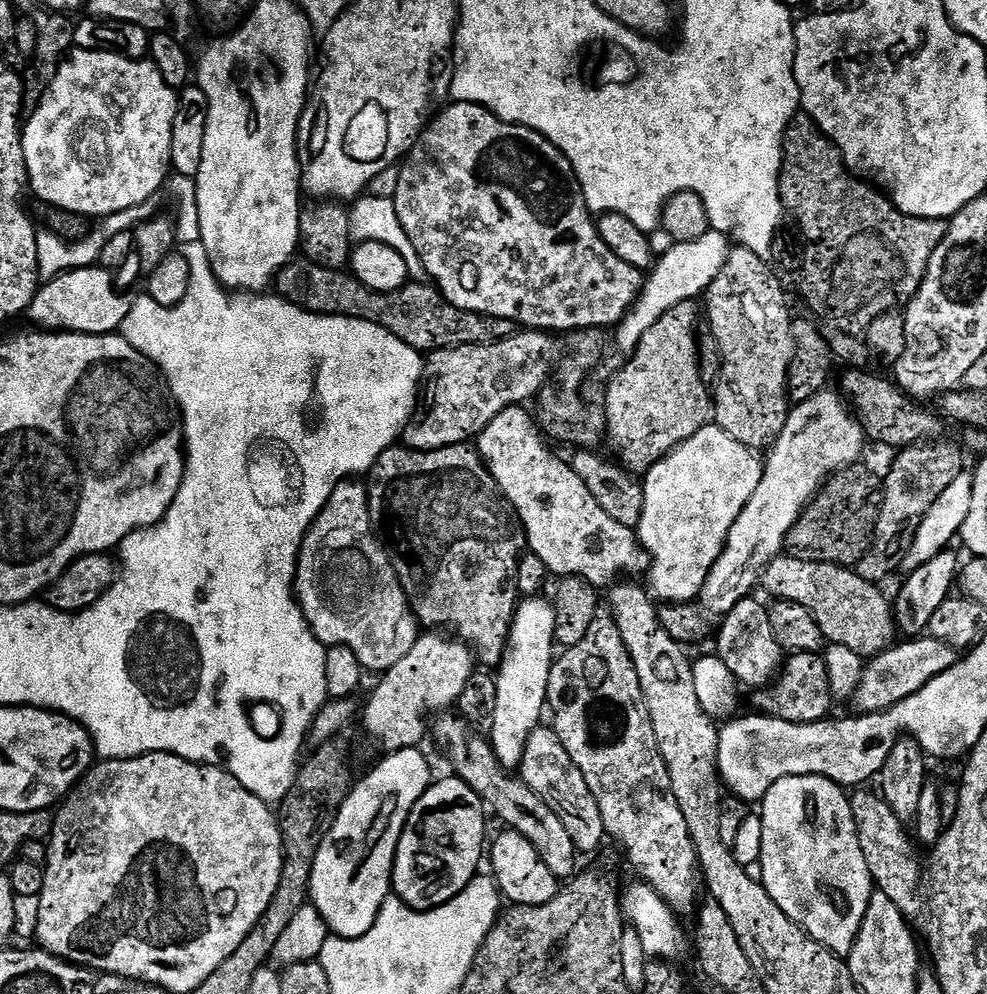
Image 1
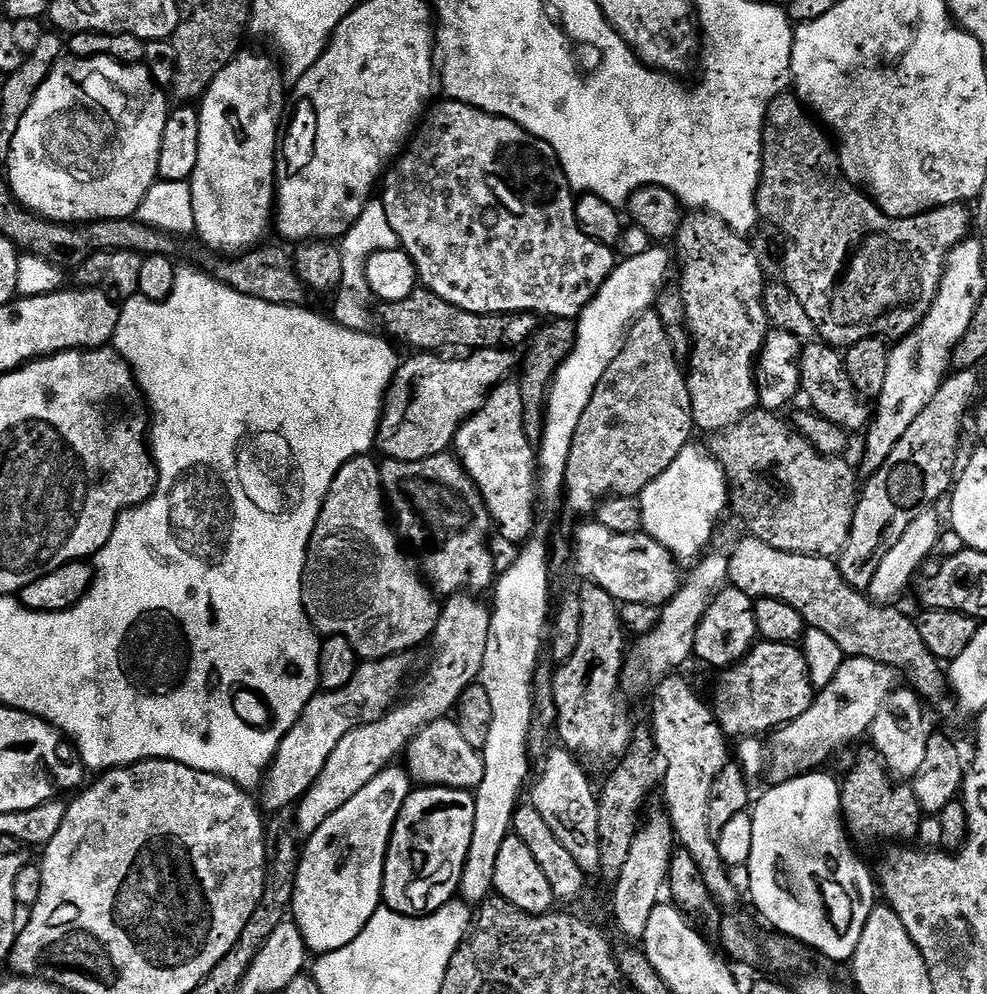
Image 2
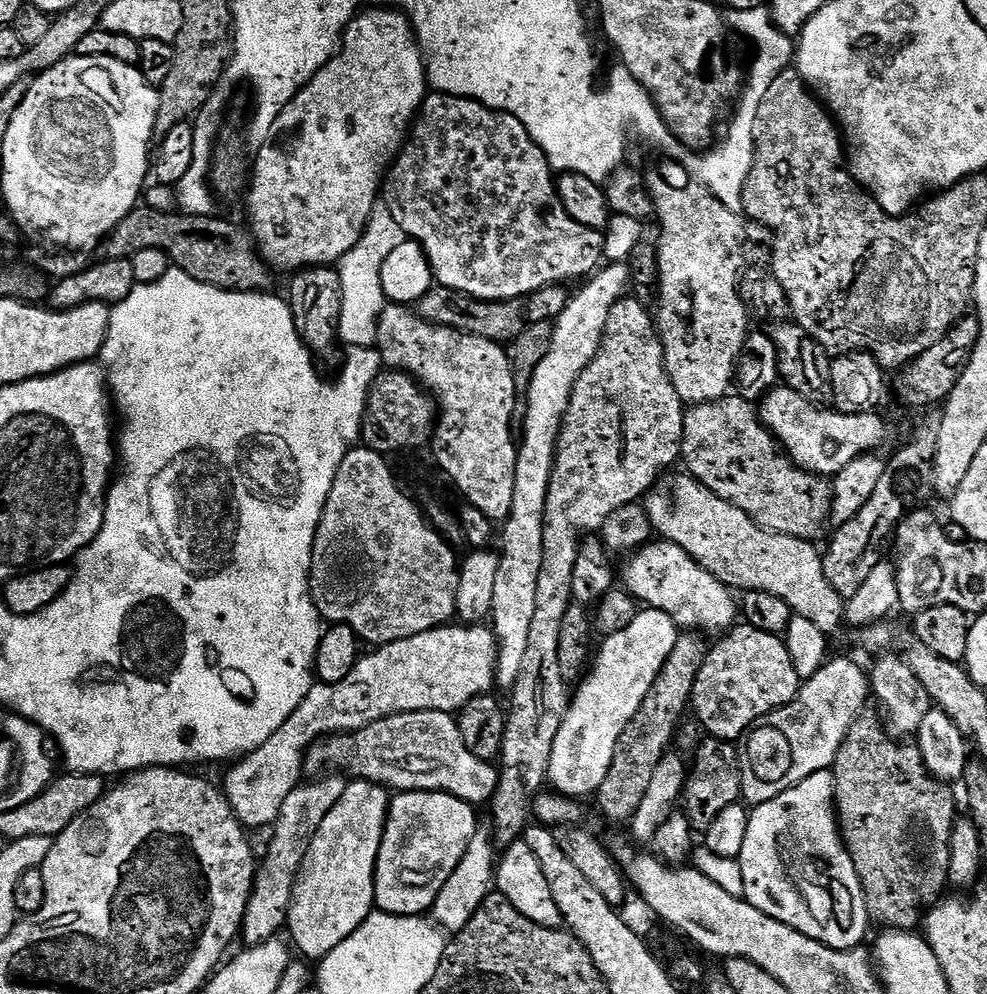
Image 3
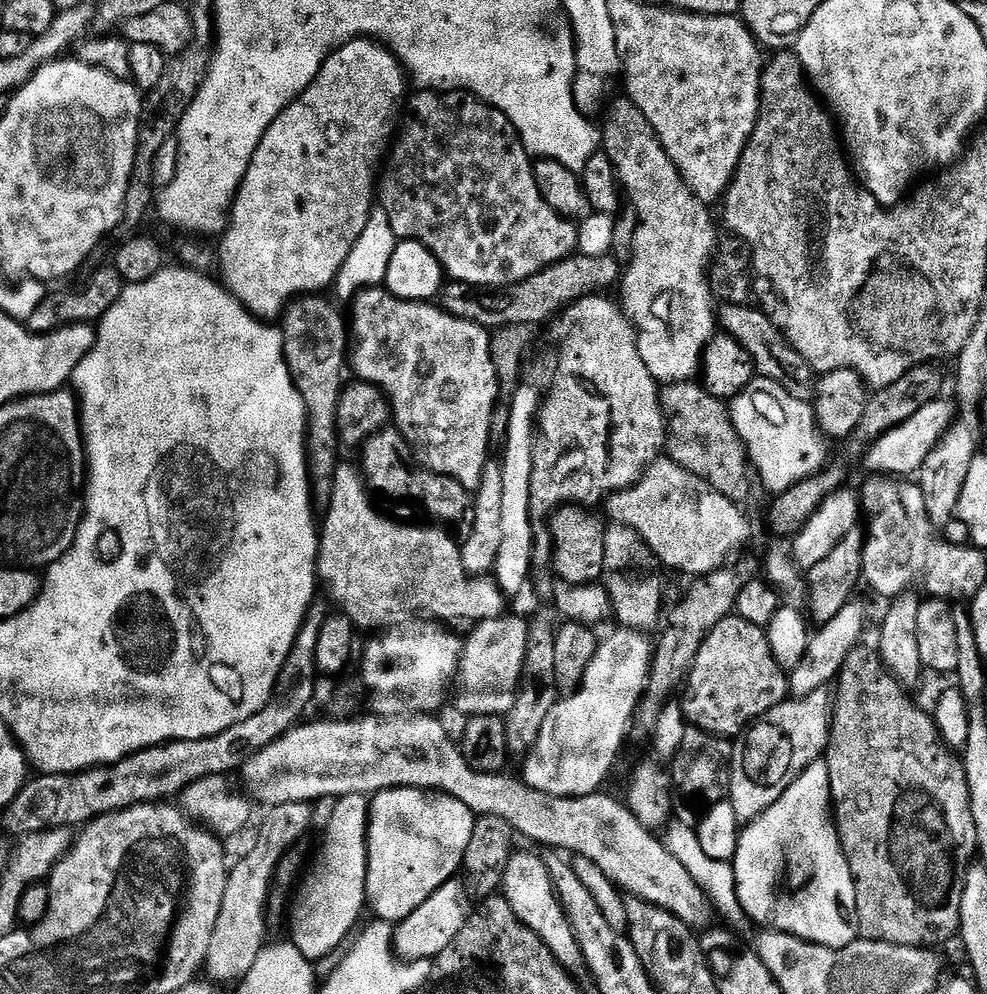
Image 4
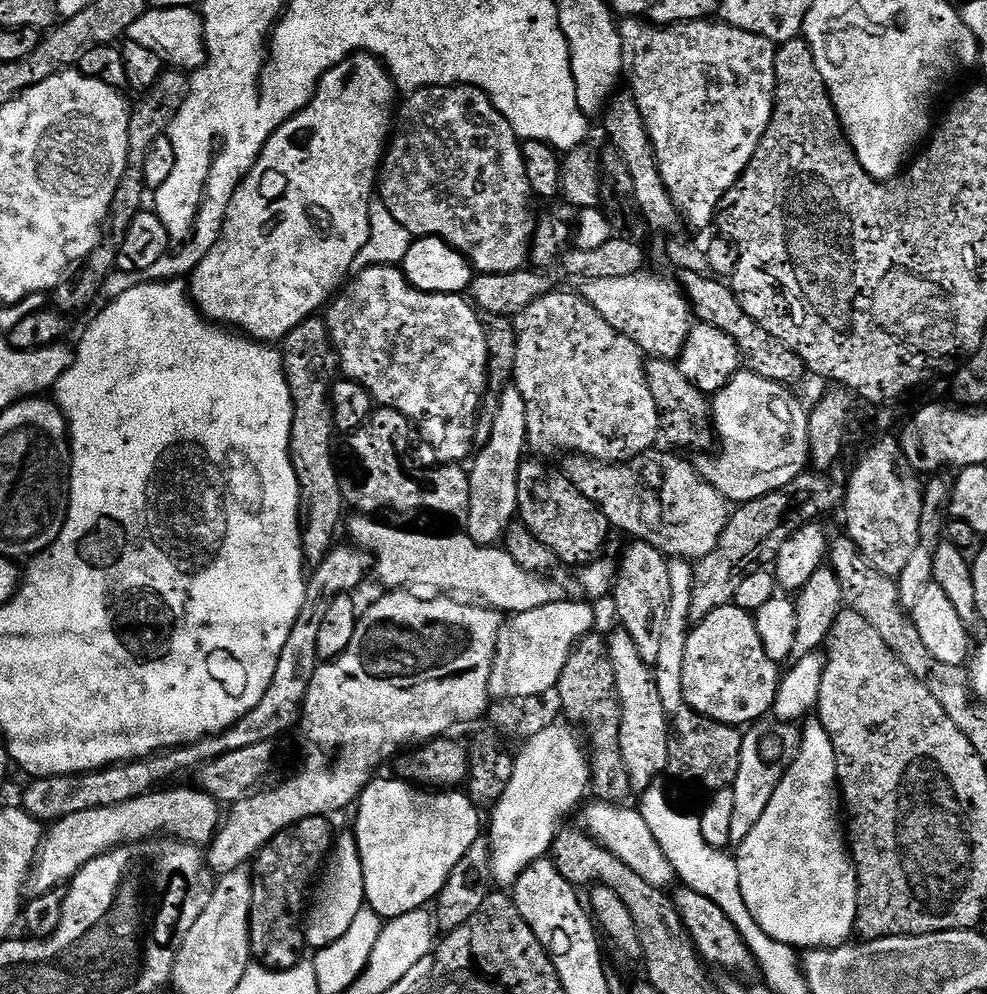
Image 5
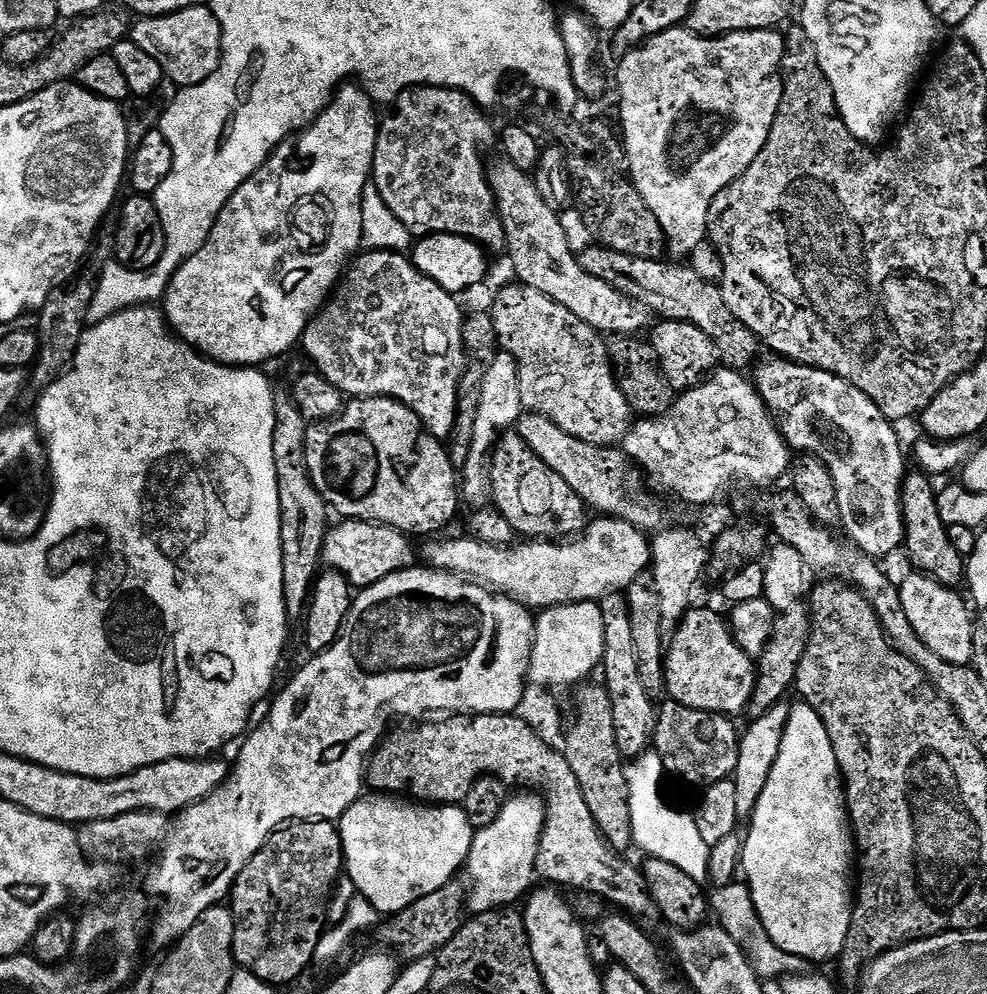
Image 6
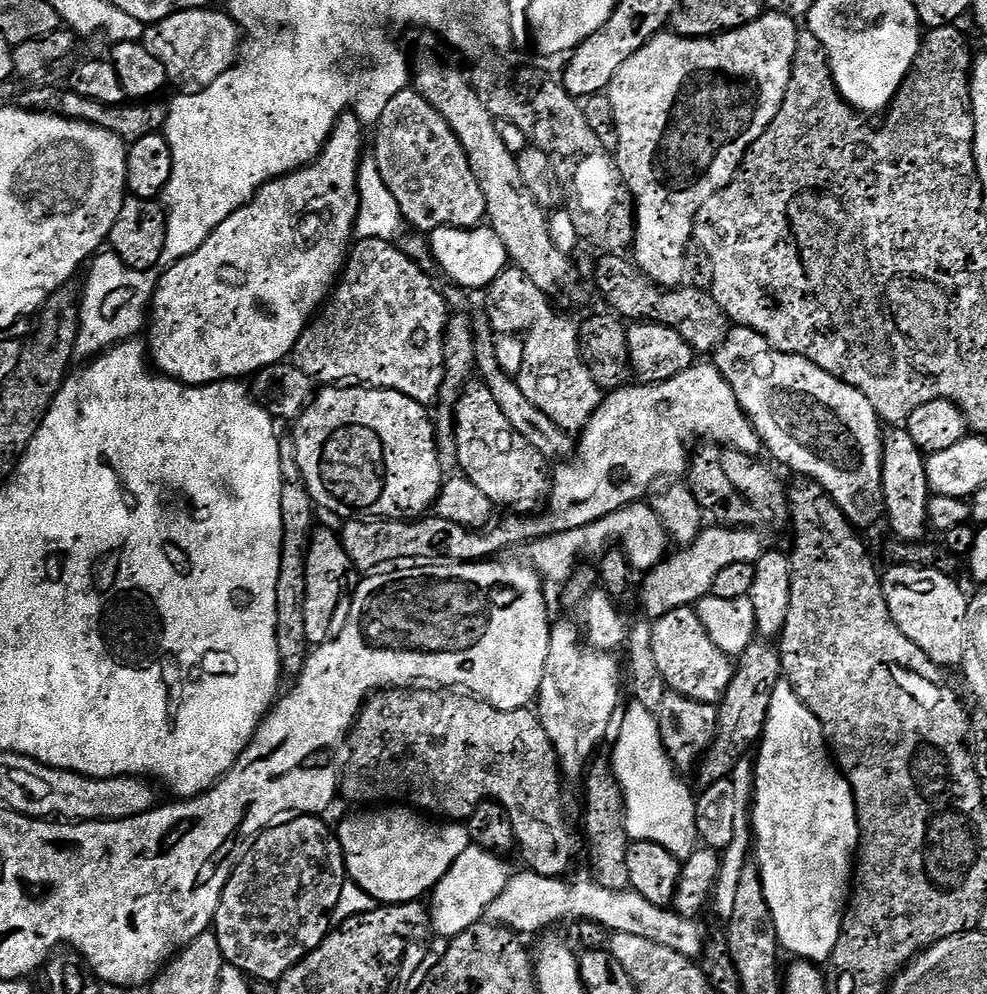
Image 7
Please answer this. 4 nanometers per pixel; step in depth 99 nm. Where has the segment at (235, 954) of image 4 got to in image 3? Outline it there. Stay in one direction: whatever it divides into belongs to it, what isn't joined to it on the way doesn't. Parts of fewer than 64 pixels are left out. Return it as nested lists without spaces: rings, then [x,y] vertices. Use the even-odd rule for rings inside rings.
[[[332,774],[327,778],[301,783],[299,788],[295,788],[287,796],[286,802],[282,802],[282,810],[278,810],[278,818],[270,828],[272,841],[268,844],[268,853],[259,861],[256,878],[252,881],[252,896],[248,899],[242,925],[242,940],[244,936],[245,945],[265,944],[279,933],[276,932],[279,928],[281,931],[287,925],[288,908],[292,904],[292,887],[296,885],[296,875],[306,858],[306,850],[310,850],[310,842],[314,834],[318,834],[322,818],[326,818],[326,814],[334,810],[348,786],[349,781],[343,775]]]

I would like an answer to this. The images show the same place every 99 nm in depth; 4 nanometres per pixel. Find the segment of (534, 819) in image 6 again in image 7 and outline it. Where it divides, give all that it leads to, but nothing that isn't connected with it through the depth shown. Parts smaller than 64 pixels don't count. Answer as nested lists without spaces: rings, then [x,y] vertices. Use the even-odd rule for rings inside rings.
[[[470,846],[466,850],[462,850],[462,854],[458,854],[458,862],[454,862],[454,866],[450,866],[450,870],[445,874],[436,887],[430,893],[430,919],[432,927],[437,937],[445,936],[451,938],[462,934],[470,926],[481,923],[485,919],[490,902],[494,902],[499,894],[508,885],[512,877],[512,870],[509,870],[507,864],[495,852],[488,852],[484,848]]]

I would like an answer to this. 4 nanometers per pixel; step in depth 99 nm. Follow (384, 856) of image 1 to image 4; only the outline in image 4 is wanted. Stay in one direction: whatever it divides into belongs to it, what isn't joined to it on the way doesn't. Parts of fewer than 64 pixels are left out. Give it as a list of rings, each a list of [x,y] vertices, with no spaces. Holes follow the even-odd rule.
[[[358,794],[342,796],[331,808],[328,825],[324,828],[324,845],[308,872],[308,880],[301,879],[295,889],[296,901],[290,904],[290,941],[311,962],[319,962],[323,956],[330,955],[348,935],[351,937],[352,927],[360,920],[360,911],[366,908],[369,797]]]

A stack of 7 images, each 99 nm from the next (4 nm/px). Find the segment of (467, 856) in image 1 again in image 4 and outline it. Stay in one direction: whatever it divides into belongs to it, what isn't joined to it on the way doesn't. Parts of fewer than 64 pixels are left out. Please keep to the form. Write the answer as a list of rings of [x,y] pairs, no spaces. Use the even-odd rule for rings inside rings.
[[[387,788],[370,800],[366,904],[378,920],[399,922],[461,871],[476,816],[439,790]]]

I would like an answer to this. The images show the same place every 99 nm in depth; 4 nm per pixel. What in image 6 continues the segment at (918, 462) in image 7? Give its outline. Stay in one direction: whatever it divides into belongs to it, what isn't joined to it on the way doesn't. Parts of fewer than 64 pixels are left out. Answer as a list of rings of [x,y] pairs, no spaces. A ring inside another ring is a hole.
[[[909,471],[904,478],[904,492],[900,495],[902,502],[902,514],[904,515],[904,543],[903,547],[908,548],[908,556],[912,559],[912,568],[917,572],[923,572],[926,576],[932,576],[940,584],[944,584],[947,588],[953,590],[959,589],[966,580],[966,558],[962,554],[958,554],[958,549],[950,542],[948,537],[948,525],[945,524],[940,507],[936,501],[938,492],[934,487],[933,481],[929,479],[923,471]]]

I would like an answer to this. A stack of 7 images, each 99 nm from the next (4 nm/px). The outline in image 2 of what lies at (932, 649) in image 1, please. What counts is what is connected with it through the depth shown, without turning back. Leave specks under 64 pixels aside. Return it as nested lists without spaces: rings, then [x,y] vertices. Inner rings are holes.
[[[861,656],[847,657],[838,670],[834,682],[830,682],[830,686],[819,689],[813,695],[810,710],[806,710],[806,714],[802,714],[802,718],[794,718],[794,722],[784,725],[783,728],[777,728],[771,733],[772,748],[770,744],[770,755],[766,760],[766,776],[769,776],[769,781],[772,784],[785,784],[788,780],[792,780],[809,769],[819,769],[820,760],[834,755],[843,744],[852,744],[859,736],[867,737],[872,723],[883,710],[892,693],[898,688],[896,676],[898,676],[897,669],[882,662],[874,662],[870,658]]]

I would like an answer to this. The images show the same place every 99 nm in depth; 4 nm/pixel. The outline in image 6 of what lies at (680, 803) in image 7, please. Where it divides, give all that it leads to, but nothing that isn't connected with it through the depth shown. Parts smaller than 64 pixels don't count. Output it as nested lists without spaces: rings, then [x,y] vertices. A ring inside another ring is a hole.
[[[648,750],[643,755],[635,757],[627,765],[628,785],[630,786],[630,818],[632,819],[632,842],[638,849],[649,852],[647,855],[654,860],[665,860],[674,866],[678,866],[678,870],[683,870],[685,874],[690,874],[690,878],[701,882],[707,881],[710,876],[712,866],[712,849],[702,838],[702,834],[698,834],[698,826],[696,825],[695,815],[679,812],[676,808],[671,808],[666,801],[660,797],[660,783],[666,779],[664,771],[664,763],[659,752]]]

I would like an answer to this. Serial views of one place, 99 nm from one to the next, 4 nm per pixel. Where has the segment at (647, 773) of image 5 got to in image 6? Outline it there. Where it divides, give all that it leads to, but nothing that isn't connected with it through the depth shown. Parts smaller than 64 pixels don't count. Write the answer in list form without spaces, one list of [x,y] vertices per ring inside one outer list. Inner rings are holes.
[[[623,591],[609,592],[599,601],[603,625],[606,627],[604,643],[604,685],[611,698],[614,714],[615,737],[621,753],[626,758],[635,758],[646,753],[656,735],[659,716],[655,701],[649,698],[638,671],[637,650],[634,647],[634,634],[630,623],[630,610],[627,595]]]

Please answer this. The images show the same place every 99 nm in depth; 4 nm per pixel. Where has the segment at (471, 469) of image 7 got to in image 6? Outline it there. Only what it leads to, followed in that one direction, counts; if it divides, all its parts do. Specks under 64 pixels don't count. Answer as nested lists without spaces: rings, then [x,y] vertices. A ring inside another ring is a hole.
[[[515,430],[499,437],[492,457],[492,495],[495,507],[510,522],[510,526],[524,538],[559,541],[583,533],[590,523],[590,512],[572,495],[570,486],[558,478]]]

